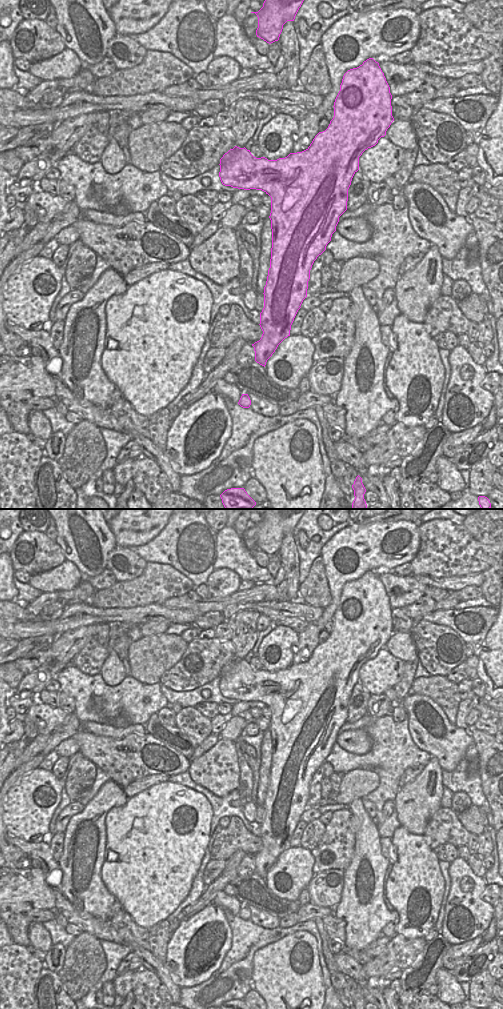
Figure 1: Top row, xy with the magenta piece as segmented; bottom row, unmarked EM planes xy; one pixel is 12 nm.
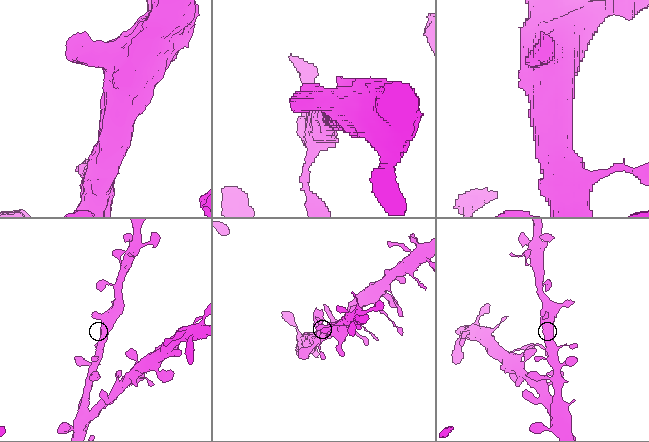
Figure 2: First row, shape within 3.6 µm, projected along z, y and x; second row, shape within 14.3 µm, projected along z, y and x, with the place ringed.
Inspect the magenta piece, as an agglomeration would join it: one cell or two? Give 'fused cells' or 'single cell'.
single cell

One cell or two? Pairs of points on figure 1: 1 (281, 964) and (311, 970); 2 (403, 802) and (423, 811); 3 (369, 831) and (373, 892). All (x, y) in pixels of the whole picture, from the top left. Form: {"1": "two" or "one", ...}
{"1": "one", "2": "one", "3": "one"}

